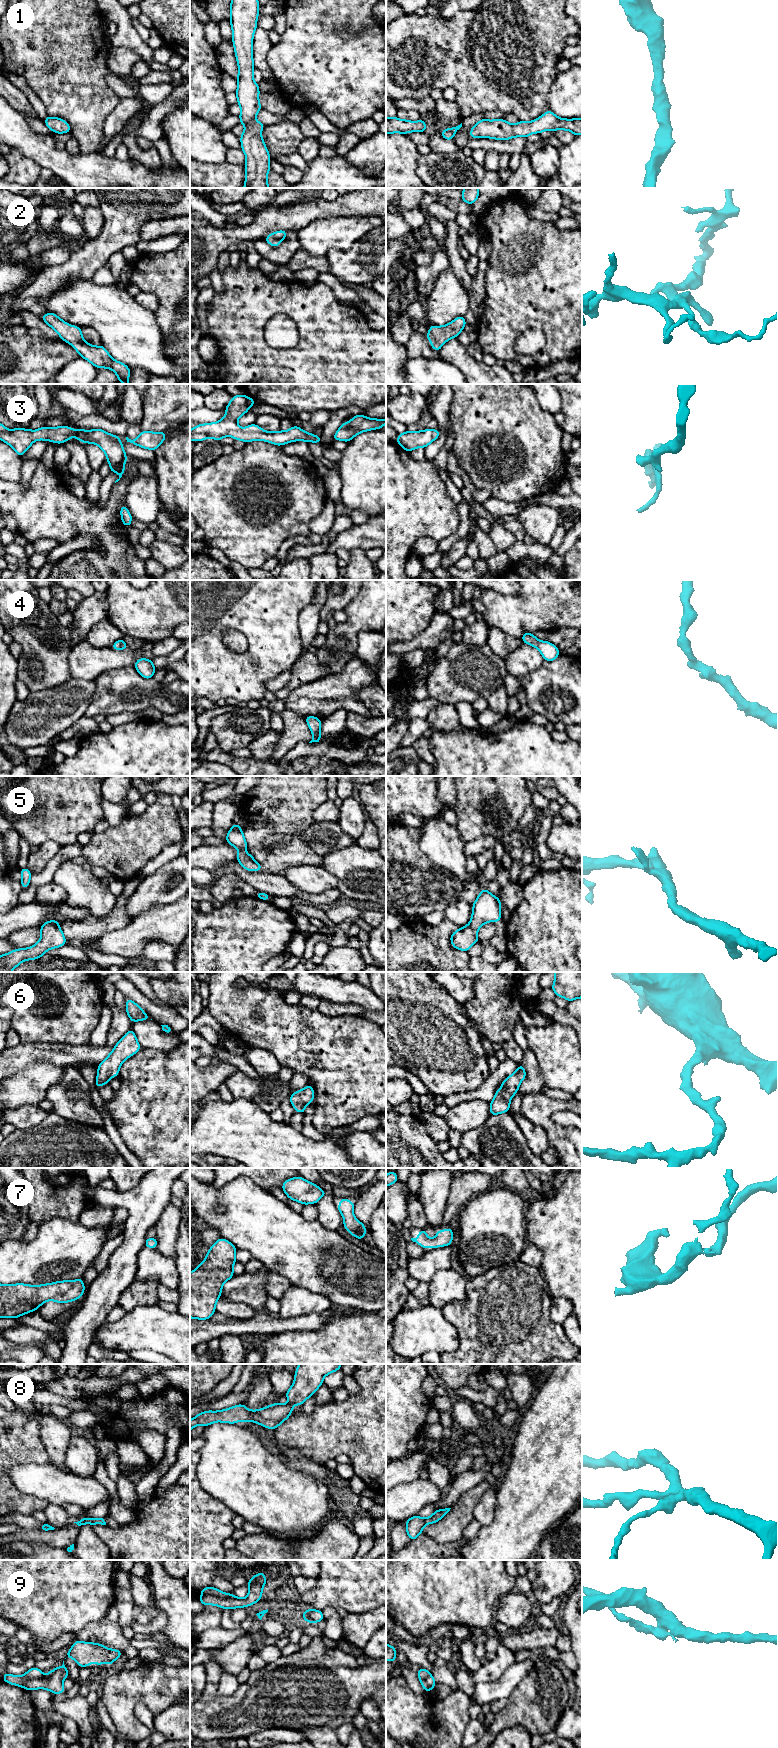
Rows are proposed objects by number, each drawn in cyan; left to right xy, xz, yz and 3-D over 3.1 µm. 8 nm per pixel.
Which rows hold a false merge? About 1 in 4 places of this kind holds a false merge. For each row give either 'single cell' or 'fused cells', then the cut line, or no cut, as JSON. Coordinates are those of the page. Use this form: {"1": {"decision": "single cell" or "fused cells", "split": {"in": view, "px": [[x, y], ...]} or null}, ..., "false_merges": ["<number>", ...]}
{"1": {"decision": "single cell", "split": null}, "2": {"decision": "single cell", "split": null}, "3": {"decision": "single cell", "split": null}, "4": {"decision": "single cell", "split": null}, "5": {"decision": "single cell", "split": null}, "6": {"decision": "single cell", "split": null}, "7": {"decision": "single cell", "split": null}, "8": {"decision": "single cell", "split": null}, "9": {"decision": "fused cells", "split": {"in": "xz", "px": [[203, 1594], [219, 1597], [227, 1597], [230, 1594]]}}, "false_merges": ["9"]}

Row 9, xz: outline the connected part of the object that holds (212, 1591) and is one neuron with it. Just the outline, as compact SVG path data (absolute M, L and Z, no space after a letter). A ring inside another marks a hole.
M207 1587L207 1588L202 1588L200 1592L203 1595L211 1595L211 1596L218 1596L220 1598L228 1598L230 1594L224 1593L222 1591L219 1591L215 1587Z

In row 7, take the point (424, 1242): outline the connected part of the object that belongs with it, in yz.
M449 1226L446 1230L438 1230L435 1238L428 1238L427 1232L425 1230L418 1231L418 1234L419 1234L418 1238L411 1238L411 1240L413 1242L417 1242L420 1245L420 1247L422 1247L422 1248L433 1248L433 1249L435 1249L435 1248L438 1248L440 1245L442 1247L449 1246L453 1240L453 1231Z

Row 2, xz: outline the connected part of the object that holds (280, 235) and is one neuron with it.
M280 230L265 237L264 241L269 243L272 247L277 247L286 238L286 236L287 232L285 230Z

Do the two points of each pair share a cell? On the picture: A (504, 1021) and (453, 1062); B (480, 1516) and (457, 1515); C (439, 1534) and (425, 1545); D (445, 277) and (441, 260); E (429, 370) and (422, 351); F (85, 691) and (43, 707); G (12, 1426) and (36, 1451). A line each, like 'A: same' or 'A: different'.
A: different
B: different
C: different
D: different
E: different
F: same
G: same

